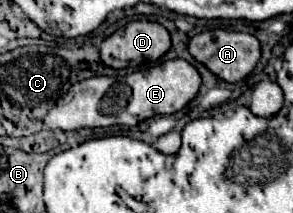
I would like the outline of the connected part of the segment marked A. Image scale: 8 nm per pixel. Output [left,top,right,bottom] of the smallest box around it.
[189,29,261,83]

